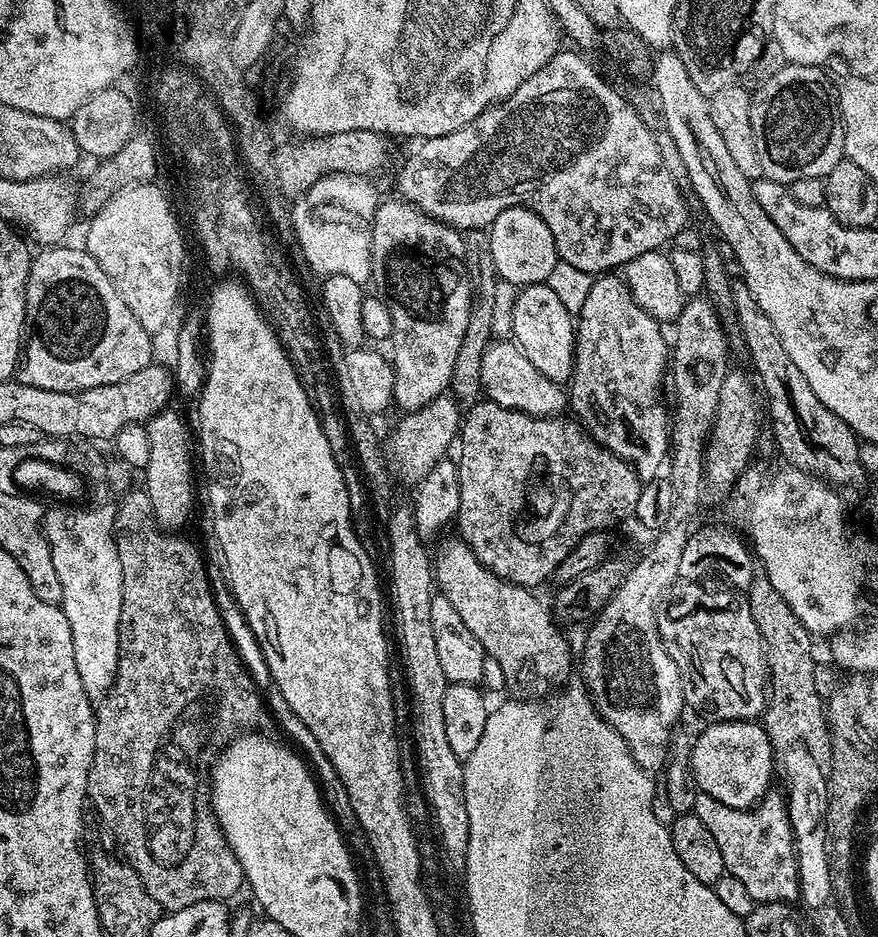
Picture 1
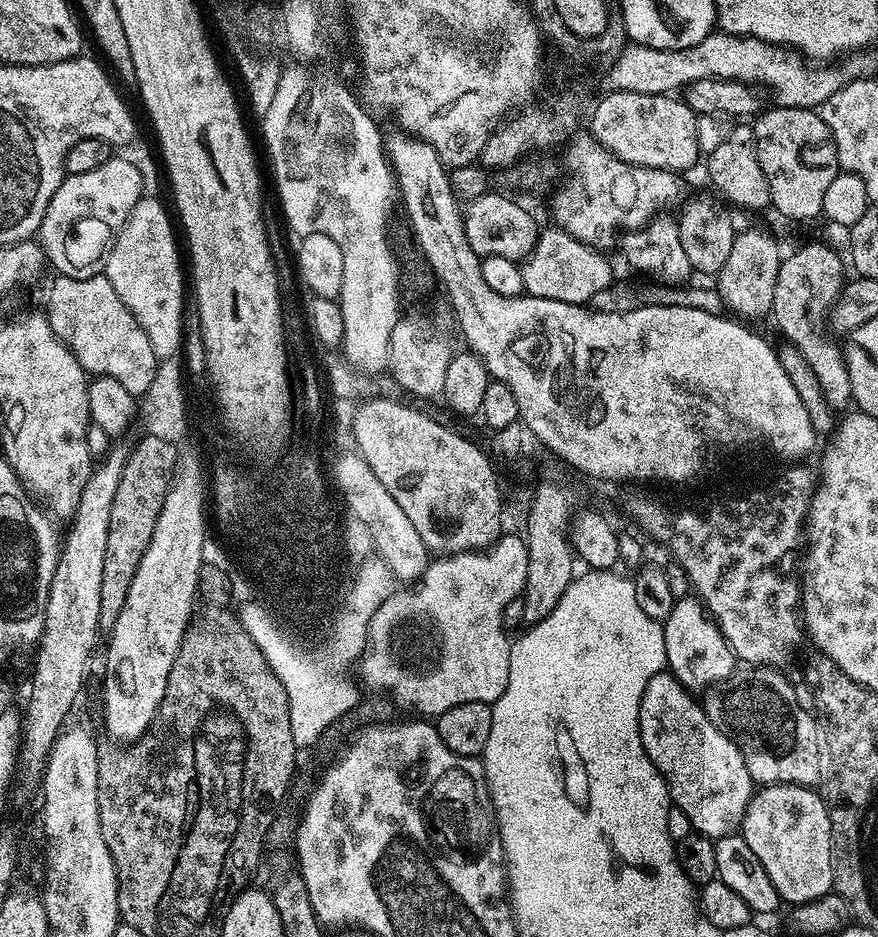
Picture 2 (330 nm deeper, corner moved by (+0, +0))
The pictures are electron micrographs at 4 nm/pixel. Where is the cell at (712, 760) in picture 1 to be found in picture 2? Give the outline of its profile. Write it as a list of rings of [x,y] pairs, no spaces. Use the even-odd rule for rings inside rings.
[[[772,783],[760,789],[744,812],[742,835],[766,874],[770,874],[770,882],[774,882],[781,901],[795,906],[831,893],[834,888],[830,866],[831,822],[828,805],[820,793],[792,783]]]

